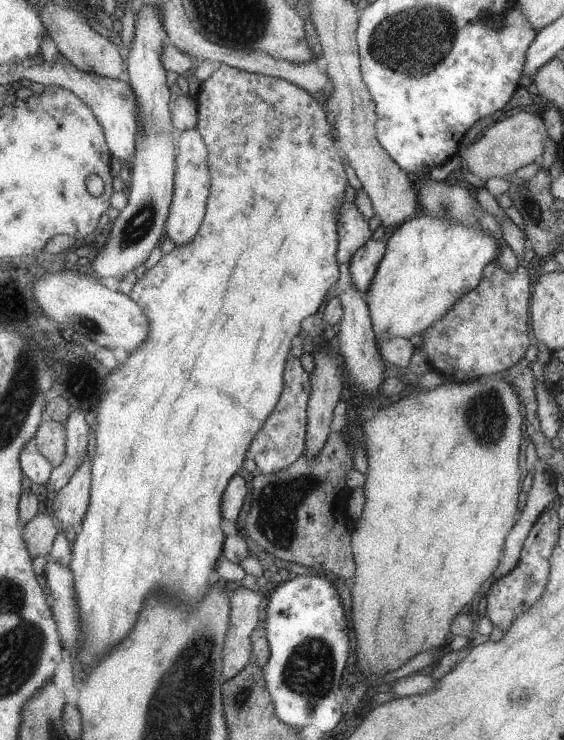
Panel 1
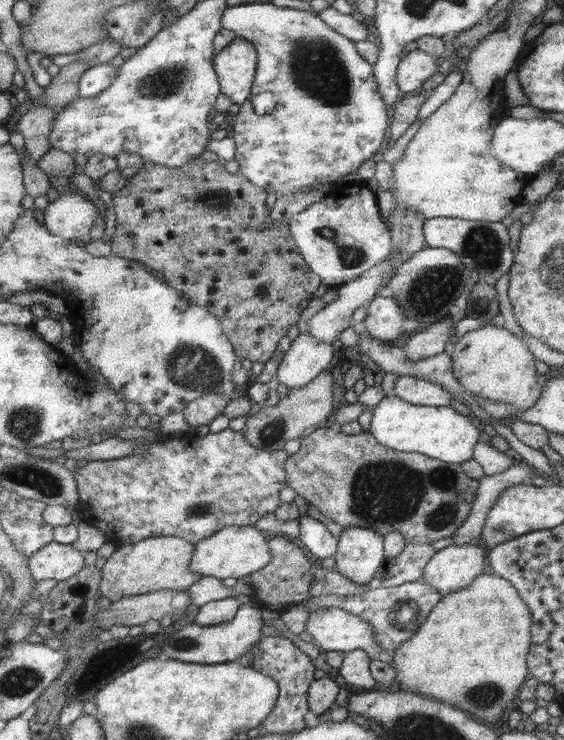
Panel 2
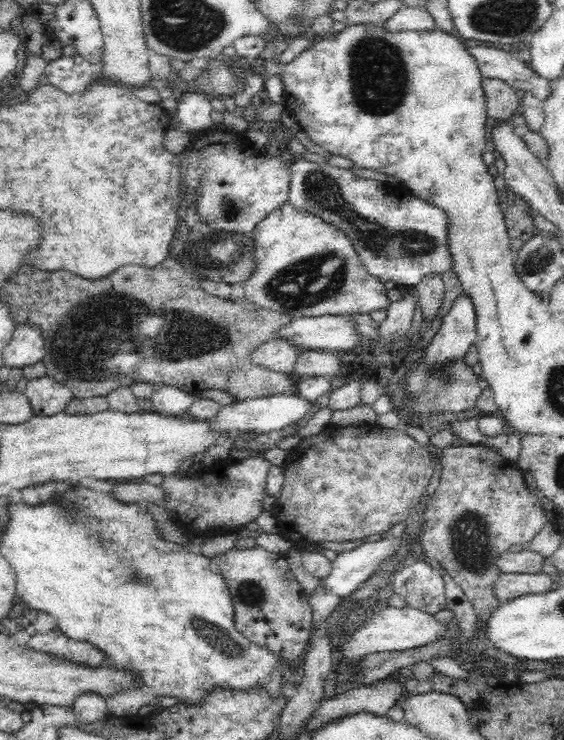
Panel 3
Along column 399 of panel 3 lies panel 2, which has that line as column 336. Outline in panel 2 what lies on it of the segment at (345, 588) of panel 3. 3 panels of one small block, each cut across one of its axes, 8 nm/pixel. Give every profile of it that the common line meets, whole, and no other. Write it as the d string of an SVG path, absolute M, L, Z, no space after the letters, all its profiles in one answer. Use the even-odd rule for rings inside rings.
M305 514L297 518L299 521L299 536L295 541L303 544L306 552L316 556L319 561L333 557L337 548L337 538L333 537L323 523Z

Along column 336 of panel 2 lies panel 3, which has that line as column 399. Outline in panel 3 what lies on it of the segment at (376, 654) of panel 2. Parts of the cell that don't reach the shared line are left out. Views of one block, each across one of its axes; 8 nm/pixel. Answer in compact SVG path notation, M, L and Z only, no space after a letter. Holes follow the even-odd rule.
M409 605L404 608L384 608L378 614L372 614L370 620L342 644L342 654L351 661L357 661L371 654L407 651L437 641L448 629L448 623L440 622L434 615Z

